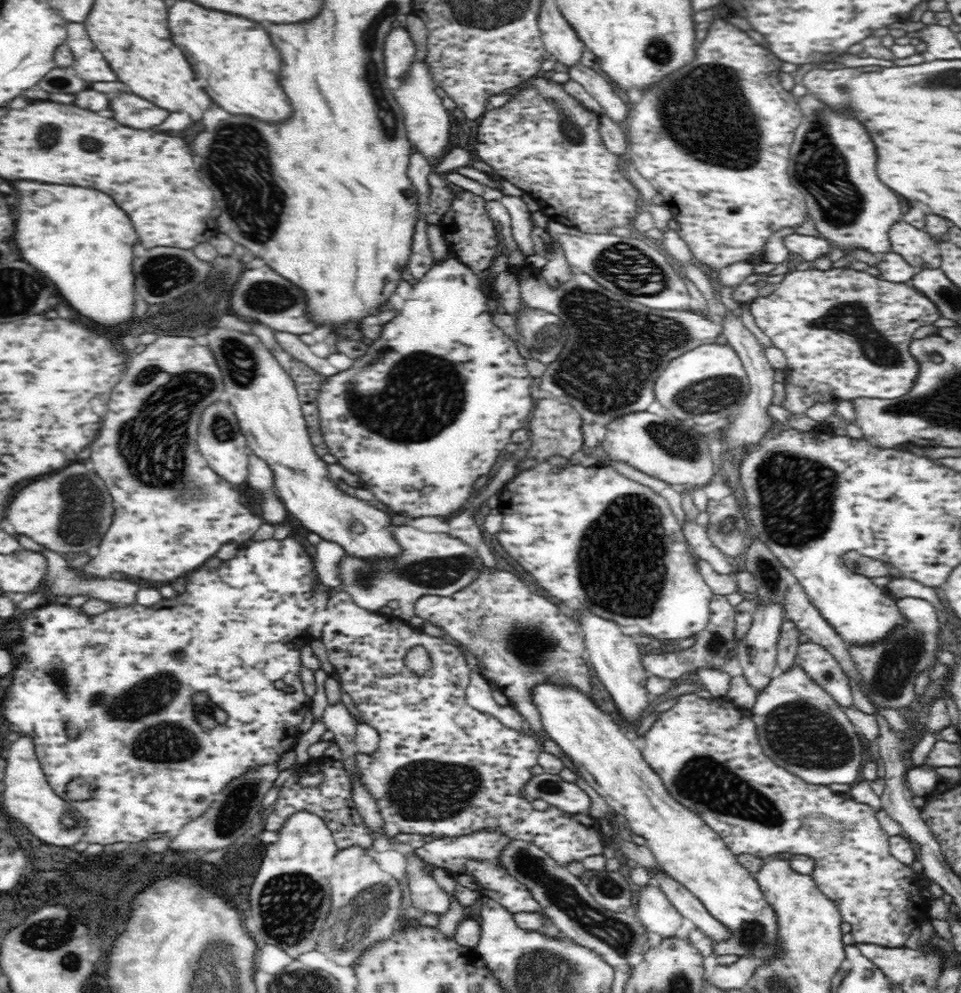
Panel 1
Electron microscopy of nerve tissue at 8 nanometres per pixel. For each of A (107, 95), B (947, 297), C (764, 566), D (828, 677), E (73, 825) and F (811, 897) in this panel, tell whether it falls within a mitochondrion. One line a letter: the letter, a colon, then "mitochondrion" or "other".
A: other
B: mitochondrion
C: mitochondrion
D: mitochondrion
E: mitochondrion
F: other

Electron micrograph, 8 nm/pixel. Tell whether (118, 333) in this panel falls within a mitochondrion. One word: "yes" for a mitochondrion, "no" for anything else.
no

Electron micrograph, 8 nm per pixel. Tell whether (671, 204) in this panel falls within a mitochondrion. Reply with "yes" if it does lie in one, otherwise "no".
no

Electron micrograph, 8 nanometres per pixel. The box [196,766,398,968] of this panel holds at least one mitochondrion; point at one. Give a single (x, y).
(289, 909)

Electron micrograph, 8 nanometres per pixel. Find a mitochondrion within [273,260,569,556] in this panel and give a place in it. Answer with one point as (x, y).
(421, 389)

